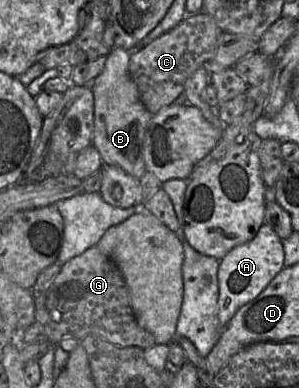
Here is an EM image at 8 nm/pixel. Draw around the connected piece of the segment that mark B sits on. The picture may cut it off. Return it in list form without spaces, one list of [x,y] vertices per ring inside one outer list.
[[[123,48],[112,49],[107,55],[102,72],[88,85],[94,95],[94,125],[91,146],[98,150],[104,165],[118,166],[135,178],[141,179],[147,171],[142,146],[146,128],[153,114],[143,104],[138,88],[129,74],[130,53],[131,51]]]

